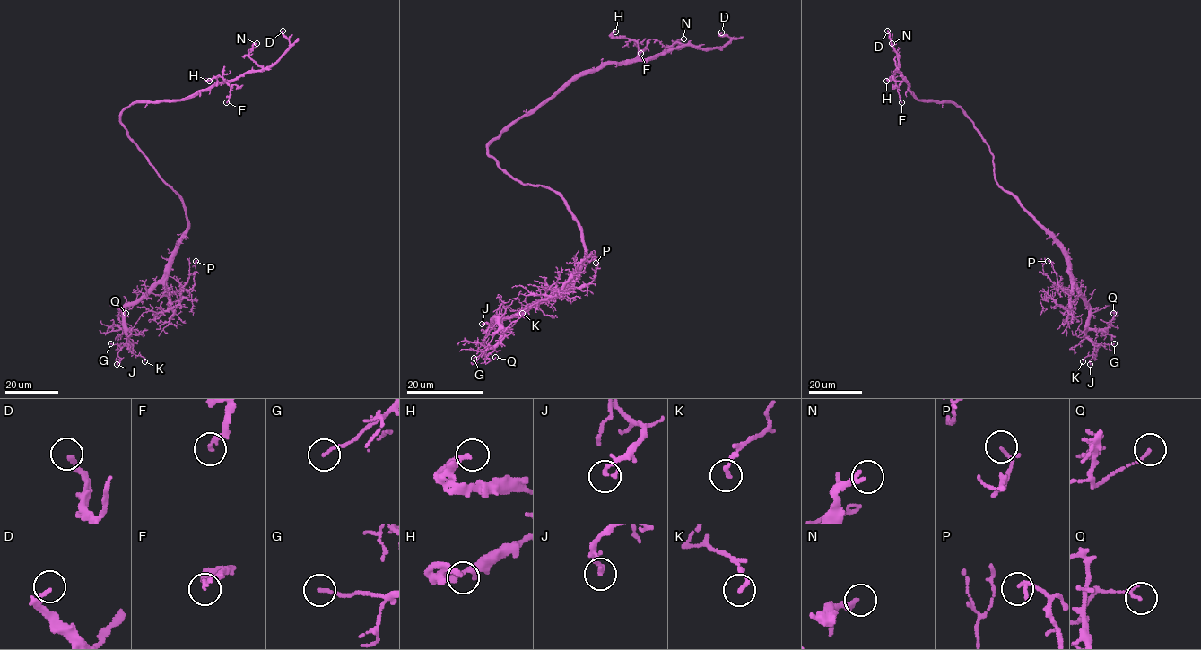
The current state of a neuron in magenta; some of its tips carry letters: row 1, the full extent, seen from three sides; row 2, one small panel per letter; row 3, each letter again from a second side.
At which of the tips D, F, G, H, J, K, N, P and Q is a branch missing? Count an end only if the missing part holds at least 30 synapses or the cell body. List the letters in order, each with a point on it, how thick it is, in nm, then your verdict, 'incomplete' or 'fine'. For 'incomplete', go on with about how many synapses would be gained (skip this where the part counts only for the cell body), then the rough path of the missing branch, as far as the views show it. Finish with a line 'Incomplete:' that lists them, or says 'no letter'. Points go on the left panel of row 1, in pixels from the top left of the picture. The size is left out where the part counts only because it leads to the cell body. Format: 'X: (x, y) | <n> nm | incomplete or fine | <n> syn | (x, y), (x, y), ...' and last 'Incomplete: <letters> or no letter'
D: (282, 30) | 190 nm | incomplete | 35 syn | (282, 30), (266, 44)
F: (226, 102) | 140 nm | fine
G: (110, 343) | 120 nm | fine
H: (209, 81) | 240 nm | fine
J: (117, 364) | 140 nm | fine
K: (144, 361) | 180 nm | fine
N: (256, 43) | 260 nm | fine
P: (195, 261) | 100 nm | fine
Q: (126, 313) | 140 nm | fine
Incomplete: D

